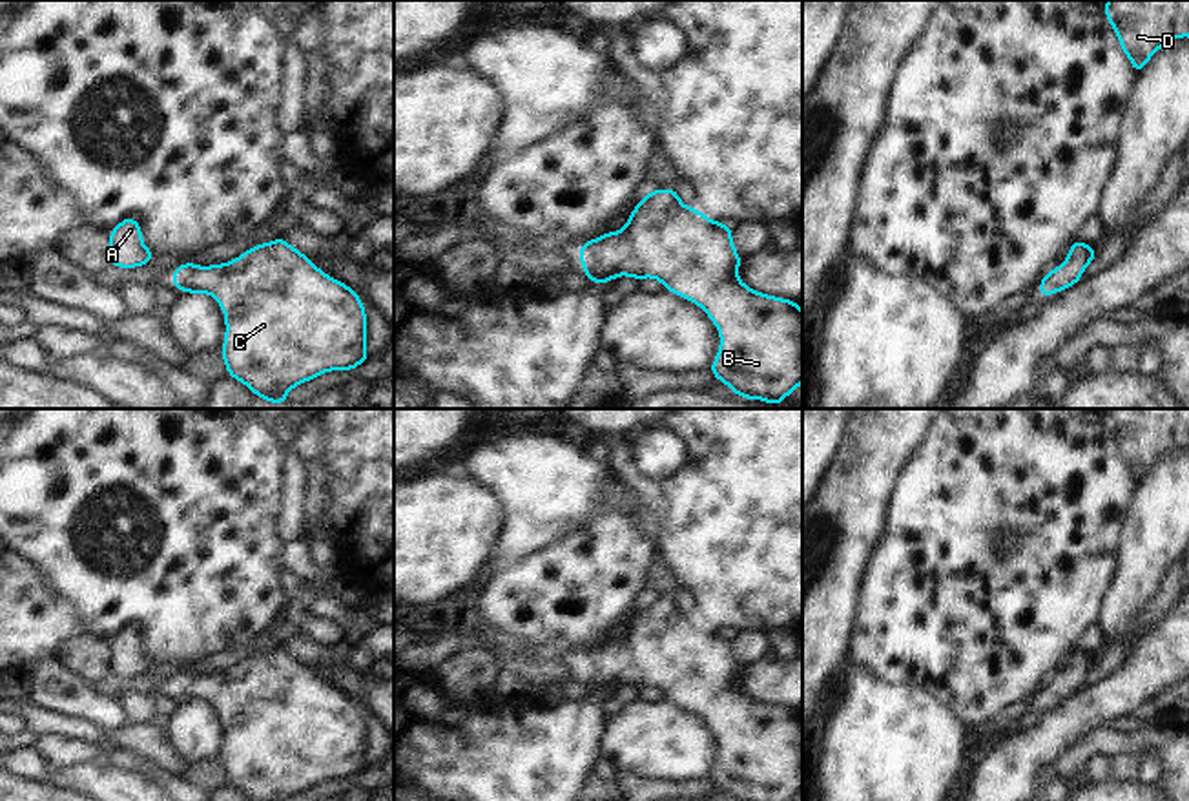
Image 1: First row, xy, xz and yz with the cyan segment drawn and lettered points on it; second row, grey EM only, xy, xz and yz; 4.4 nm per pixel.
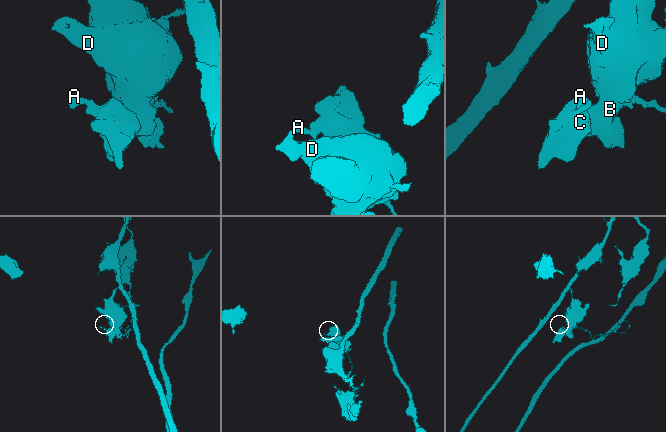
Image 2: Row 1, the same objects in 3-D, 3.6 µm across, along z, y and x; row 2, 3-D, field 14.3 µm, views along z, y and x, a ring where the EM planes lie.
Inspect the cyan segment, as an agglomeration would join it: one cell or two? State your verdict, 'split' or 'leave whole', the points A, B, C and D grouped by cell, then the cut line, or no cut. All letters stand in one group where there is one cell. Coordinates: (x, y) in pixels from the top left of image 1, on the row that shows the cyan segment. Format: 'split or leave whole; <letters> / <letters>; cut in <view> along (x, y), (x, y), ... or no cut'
leave whole; A B C D; no cut

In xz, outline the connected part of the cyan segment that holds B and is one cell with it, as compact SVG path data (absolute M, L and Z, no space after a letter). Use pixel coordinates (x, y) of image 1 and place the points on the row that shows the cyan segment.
M675 188L651 190L629 215L620 232L605 232L578 248L589 283L611 283L616 276L658 279L667 292L695 303L715 323L720 348L709 372L740 398L781 405L802 383L802 310L797 301L744 285L737 276L742 257L733 246L731 224L684 206Z

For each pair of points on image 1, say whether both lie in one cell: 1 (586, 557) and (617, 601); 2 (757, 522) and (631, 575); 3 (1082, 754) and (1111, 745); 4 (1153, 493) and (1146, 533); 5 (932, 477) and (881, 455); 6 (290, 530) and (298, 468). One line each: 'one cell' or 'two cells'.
1: one cell
2: two cells
3: one cell
4: one cell
5: two cells
6: one cell

